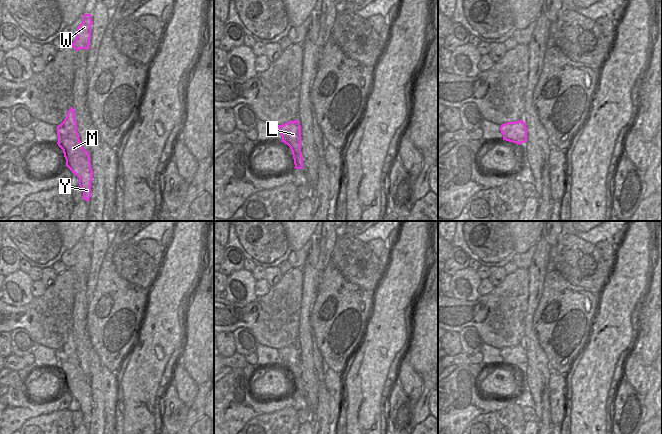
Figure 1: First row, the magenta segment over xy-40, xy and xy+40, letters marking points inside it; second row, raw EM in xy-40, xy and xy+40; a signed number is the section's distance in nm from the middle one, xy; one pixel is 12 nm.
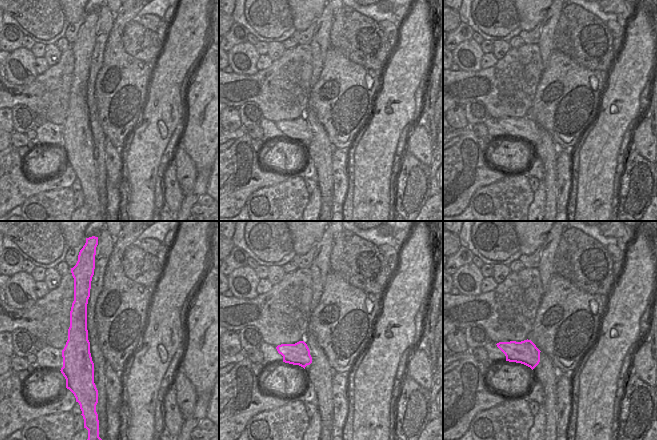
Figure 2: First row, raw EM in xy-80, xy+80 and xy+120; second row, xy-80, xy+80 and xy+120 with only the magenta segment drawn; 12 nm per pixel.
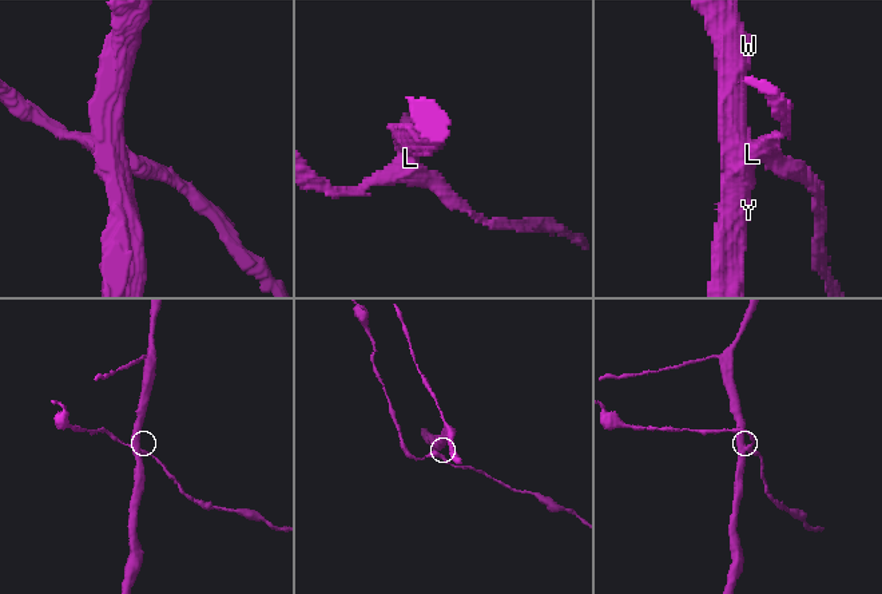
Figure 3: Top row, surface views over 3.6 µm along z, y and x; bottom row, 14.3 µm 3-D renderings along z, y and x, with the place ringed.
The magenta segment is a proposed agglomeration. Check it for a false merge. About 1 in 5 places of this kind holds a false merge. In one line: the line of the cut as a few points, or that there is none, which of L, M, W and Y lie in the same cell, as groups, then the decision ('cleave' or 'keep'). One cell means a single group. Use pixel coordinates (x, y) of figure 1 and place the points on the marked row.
cut xy (299, 141), (287, 144); groups L / M W Y; cleave

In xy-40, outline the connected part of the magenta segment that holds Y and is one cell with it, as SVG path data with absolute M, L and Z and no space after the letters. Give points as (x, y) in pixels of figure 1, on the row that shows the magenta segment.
M73 107L69 109L64 121L57 126L57 135L57 144L63 150L66 166L79 178L79 186L83 190L82 198L88 202L91 197L93 170L90 155L79 139Z

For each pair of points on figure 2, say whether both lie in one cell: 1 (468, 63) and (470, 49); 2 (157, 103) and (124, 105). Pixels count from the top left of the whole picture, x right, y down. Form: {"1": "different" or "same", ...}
{"1": "same", "2": "different"}

